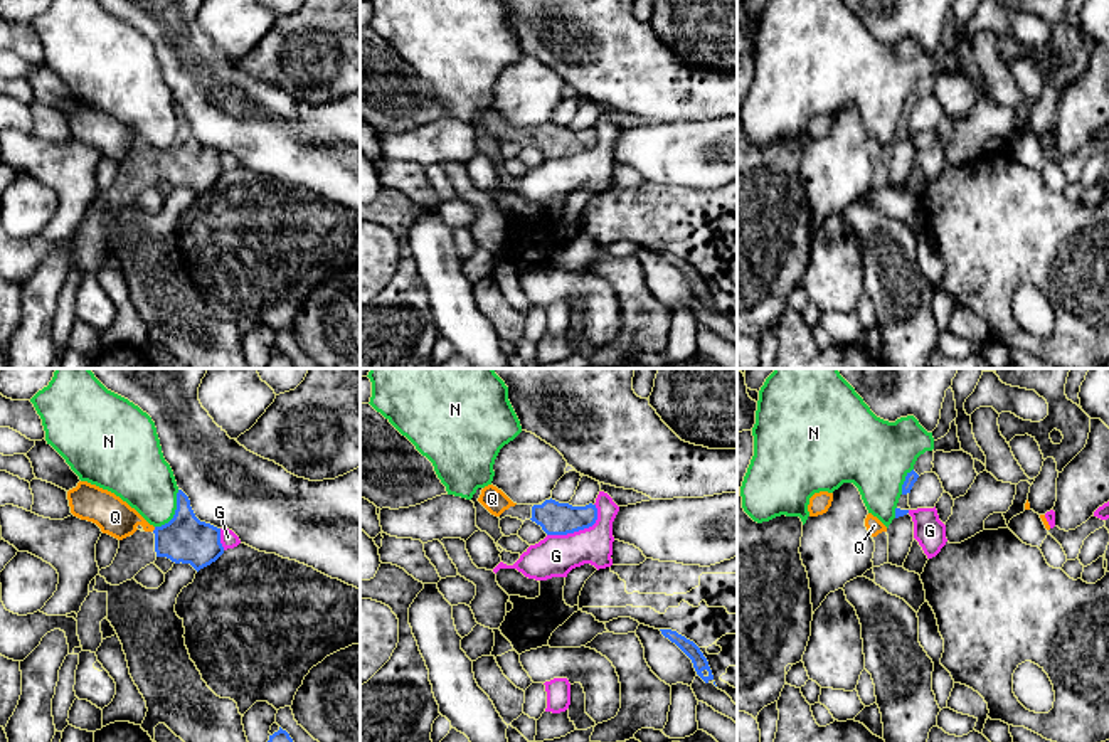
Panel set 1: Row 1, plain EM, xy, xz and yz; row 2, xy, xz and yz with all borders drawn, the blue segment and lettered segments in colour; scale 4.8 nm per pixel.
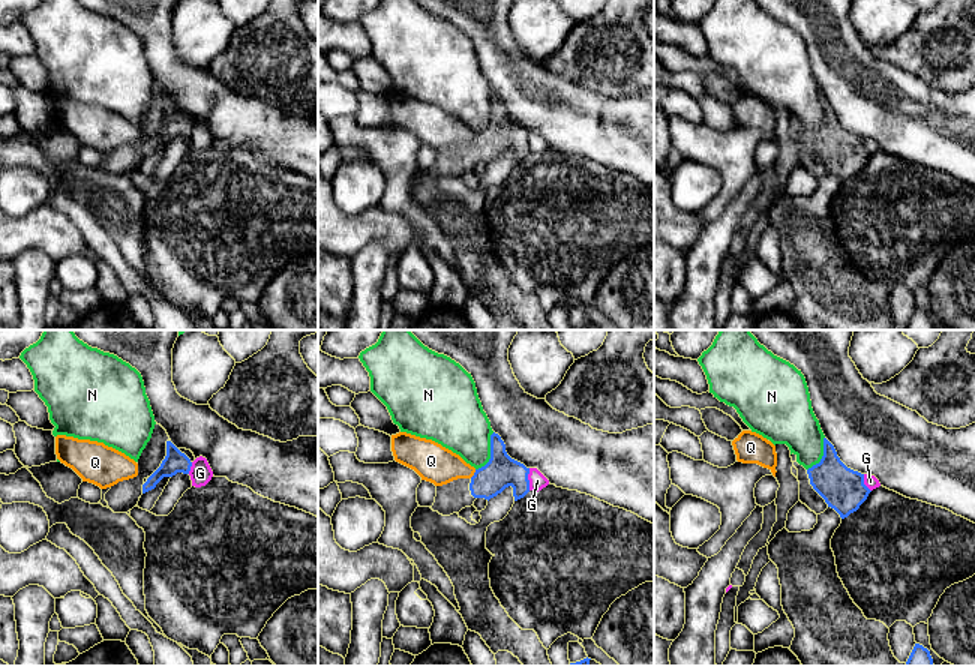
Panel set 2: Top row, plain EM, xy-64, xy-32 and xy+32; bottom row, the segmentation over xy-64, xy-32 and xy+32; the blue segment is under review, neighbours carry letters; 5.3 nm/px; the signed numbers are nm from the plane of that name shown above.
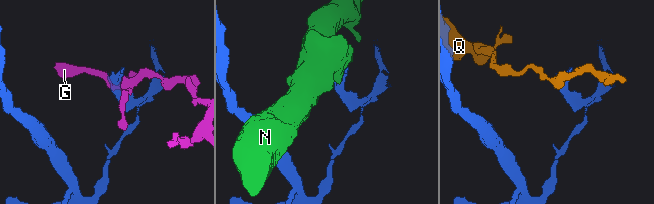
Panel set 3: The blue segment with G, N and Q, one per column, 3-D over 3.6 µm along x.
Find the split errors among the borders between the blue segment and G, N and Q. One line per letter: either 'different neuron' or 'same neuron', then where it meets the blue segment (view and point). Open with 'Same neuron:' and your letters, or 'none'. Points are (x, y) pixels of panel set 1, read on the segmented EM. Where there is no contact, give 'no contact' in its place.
Same neuron: Q
G: different neuron | xz (579, 529)
N: different neuron | xy (175, 512)
Q: same neuron | xy (155, 529)

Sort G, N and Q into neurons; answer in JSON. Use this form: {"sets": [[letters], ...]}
{"sets": [["G", "N"], ["Q"]]}

